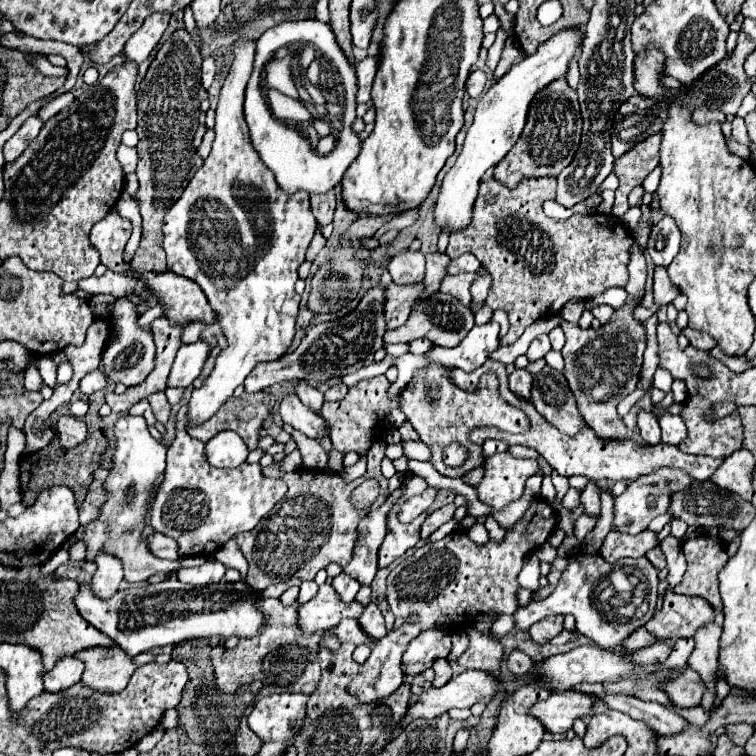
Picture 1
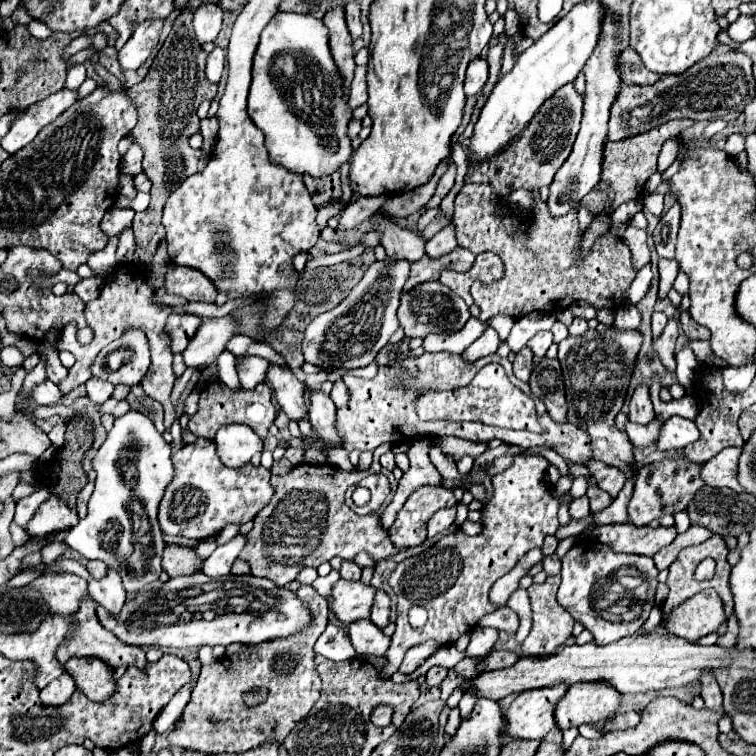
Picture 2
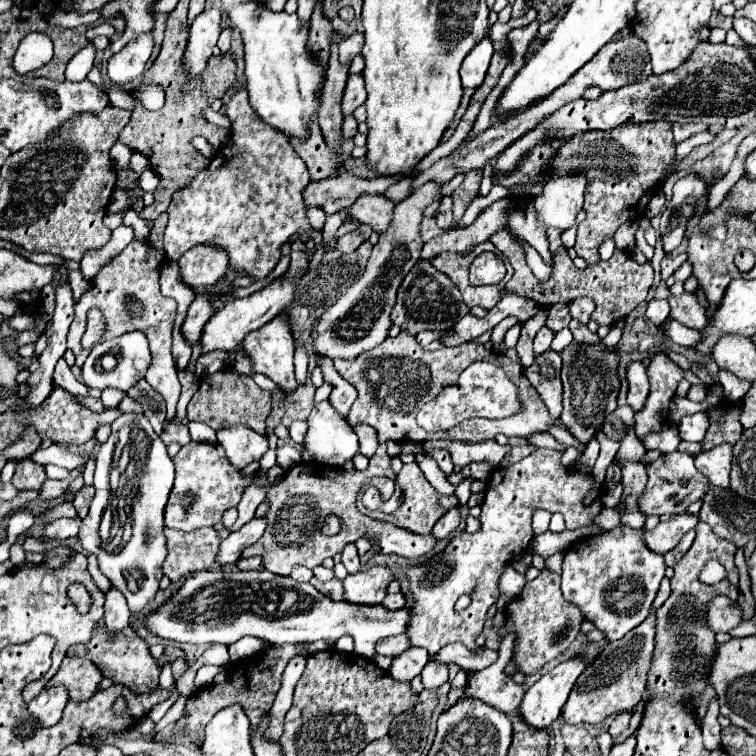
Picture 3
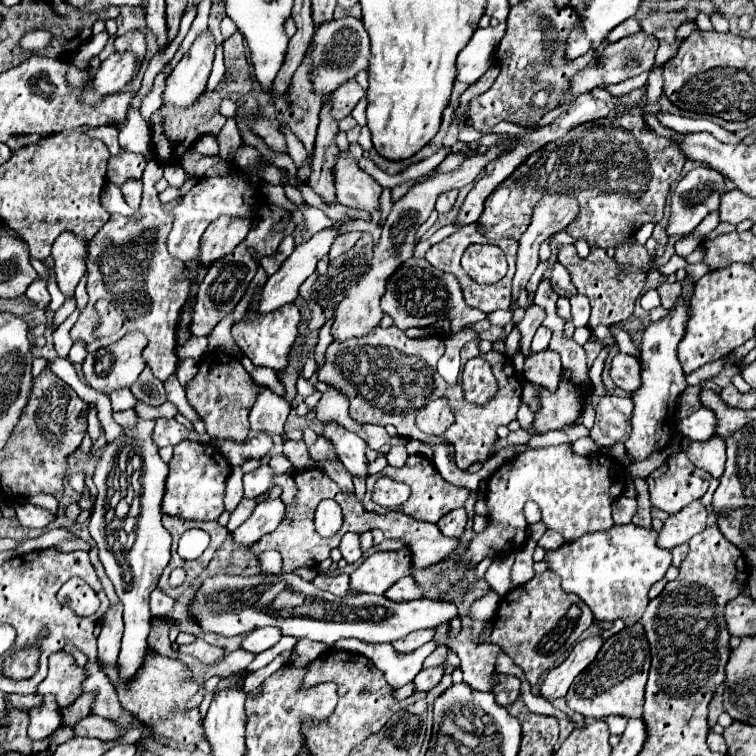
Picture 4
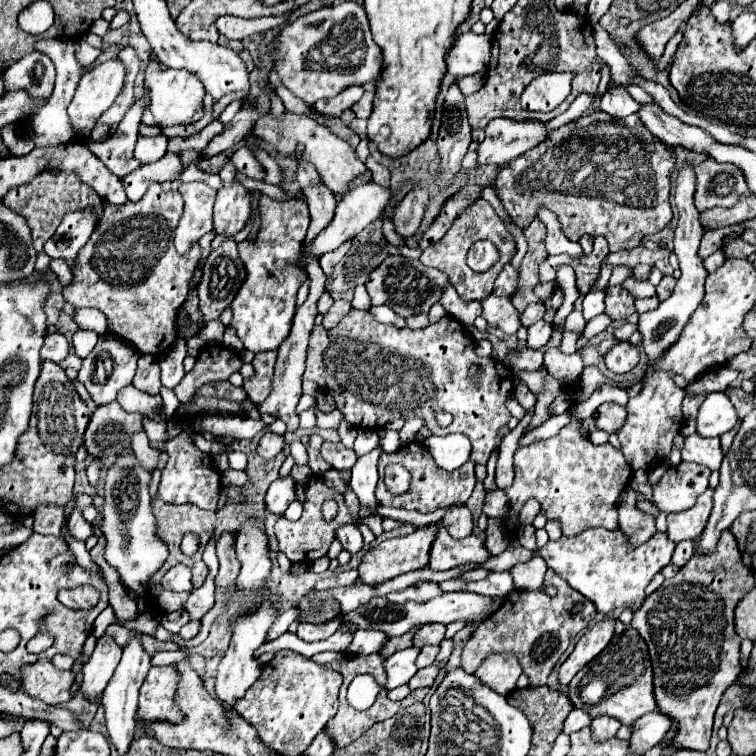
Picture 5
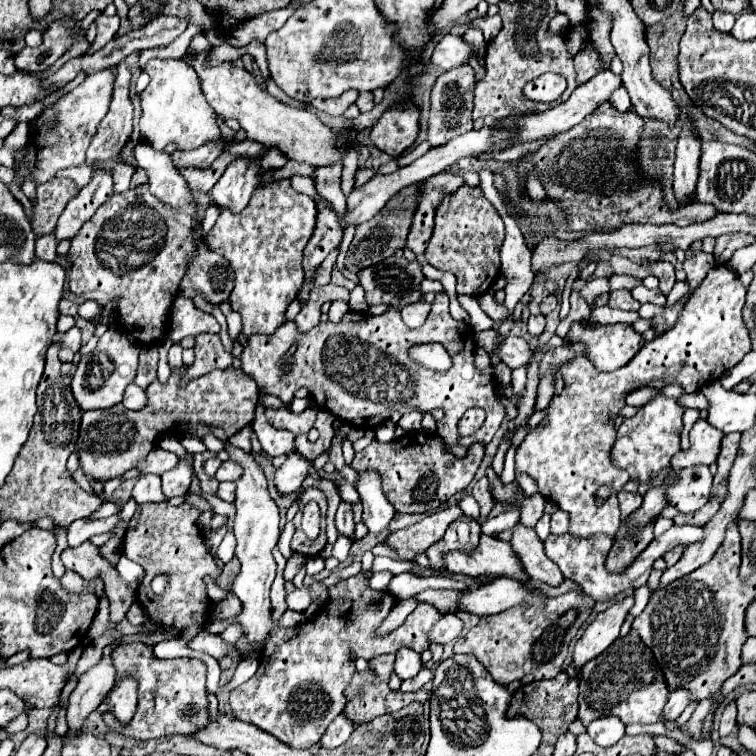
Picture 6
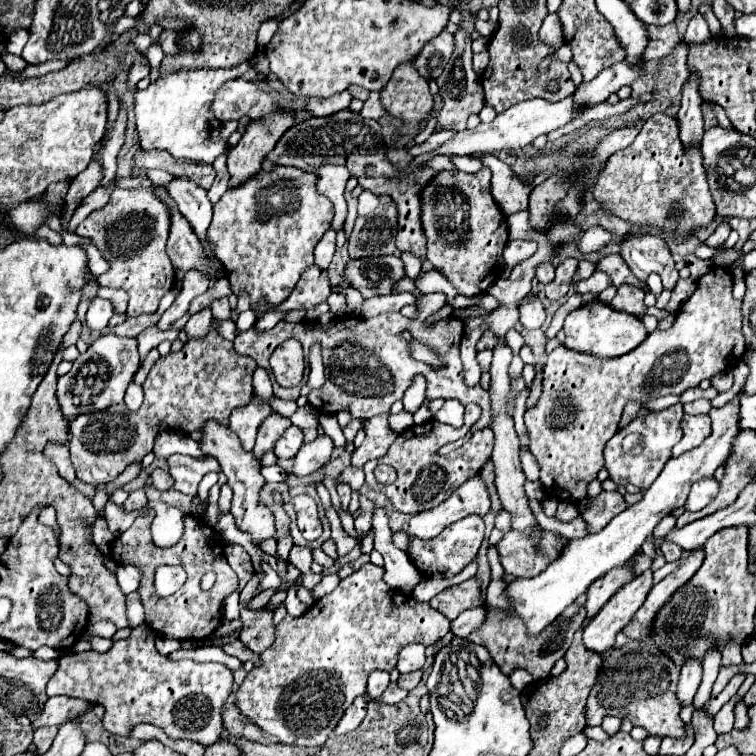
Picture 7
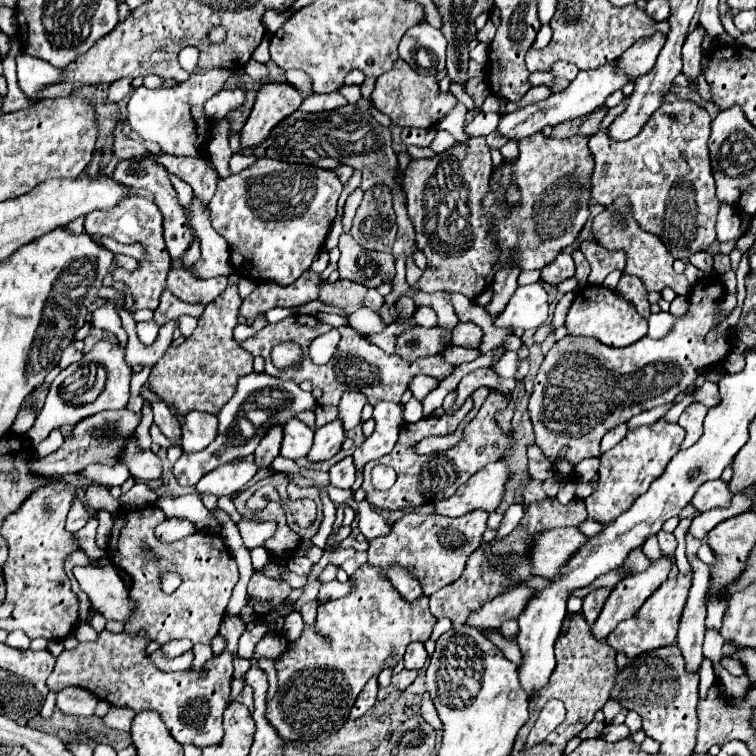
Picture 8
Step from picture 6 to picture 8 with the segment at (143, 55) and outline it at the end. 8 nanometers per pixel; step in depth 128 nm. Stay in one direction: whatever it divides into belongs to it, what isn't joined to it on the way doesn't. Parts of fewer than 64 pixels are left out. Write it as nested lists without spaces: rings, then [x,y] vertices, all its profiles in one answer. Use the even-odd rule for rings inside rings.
[[[122,78],[122,80],[112,82],[112,84],[108,86],[108,100],[110,100],[110,102],[122,100],[122,98],[128,94],[130,84],[132,84],[132,78]]]

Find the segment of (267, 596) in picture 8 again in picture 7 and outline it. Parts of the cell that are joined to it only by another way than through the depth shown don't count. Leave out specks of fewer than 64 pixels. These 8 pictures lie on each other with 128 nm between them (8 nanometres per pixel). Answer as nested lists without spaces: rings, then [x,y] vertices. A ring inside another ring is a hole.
[[[252,576],[252,580],[246,584],[246,588],[240,592],[240,618],[244,623],[244,628],[240,633],[239,639],[247,646],[248,649],[255,653],[264,652],[264,648],[268,648],[268,644],[272,644],[272,636],[274,636],[274,612],[264,608],[250,608],[248,602],[254,598],[256,594],[256,580],[260,580],[260,576]]]

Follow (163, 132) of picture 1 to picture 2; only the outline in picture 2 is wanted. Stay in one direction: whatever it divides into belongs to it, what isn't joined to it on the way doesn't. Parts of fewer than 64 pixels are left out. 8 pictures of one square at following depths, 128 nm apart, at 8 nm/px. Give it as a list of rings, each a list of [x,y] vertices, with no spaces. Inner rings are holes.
[[[192,6],[182,8],[180,16],[174,20],[168,40],[164,42],[158,56],[154,58],[154,64],[150,72],[146,74],[146,78],[134,88],[126,90],[126,96],[138,108],[138,124],[134,126],[130,136],[134,138],[134,144],[138,144],[144,150],[144,162],[142,162],[144,174],[152,180],[150,206],[144,212],[138,212],[132,222],[134,232],[136,232],[136,242],[138,242],[134,264],[138,268],[150,266],[152,256],[158,248],[158,242],[164,238],[162,210],[164,210],[164,202],[168,194],[180,182],[204,170],[204,166],[208,164],[208,156],[200,150],[192,150],[188,146],[188,138],[200,132],[200,118],[194,112],[204,100],[216,98],[218,84],[212,84],[206,78],[204,64],[206,64],[208,54],[198,46],[198,40],[194,38],[192,14],[194,14]]]

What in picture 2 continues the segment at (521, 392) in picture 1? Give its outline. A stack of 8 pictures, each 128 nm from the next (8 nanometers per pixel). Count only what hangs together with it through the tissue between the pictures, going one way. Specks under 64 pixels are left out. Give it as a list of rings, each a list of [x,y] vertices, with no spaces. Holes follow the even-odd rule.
[[[524,346],[516,356],[514,356],[514,374],[516,378],[528,382],[530,372],[532,372],[532,350],[528,346]]]

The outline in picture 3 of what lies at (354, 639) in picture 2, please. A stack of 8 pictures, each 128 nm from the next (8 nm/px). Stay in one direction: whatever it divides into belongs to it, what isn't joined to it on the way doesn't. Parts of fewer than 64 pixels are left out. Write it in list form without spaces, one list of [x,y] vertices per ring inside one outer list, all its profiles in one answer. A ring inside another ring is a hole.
[[[400,634],[400,636],[392,636],[392,638],[384,638],[380,640],[380,644],[376,644],[376,652],[382,654],[382,656],[398,656],[402,654],[404,650],[410,648],[410,640],[406,634]]]

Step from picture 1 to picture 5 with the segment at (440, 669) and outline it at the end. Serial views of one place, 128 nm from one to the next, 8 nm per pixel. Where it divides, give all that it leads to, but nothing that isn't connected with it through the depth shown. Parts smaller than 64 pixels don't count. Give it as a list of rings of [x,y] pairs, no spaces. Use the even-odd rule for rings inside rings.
[[[428,666],[428,668],[422,668],[416,672],[416,676],[408,682],[410,690],[416,690],[416,688],[422,688],[422,686],[432,686],[434,684],[434,678],[438,674],[438,668],[436,666]]]

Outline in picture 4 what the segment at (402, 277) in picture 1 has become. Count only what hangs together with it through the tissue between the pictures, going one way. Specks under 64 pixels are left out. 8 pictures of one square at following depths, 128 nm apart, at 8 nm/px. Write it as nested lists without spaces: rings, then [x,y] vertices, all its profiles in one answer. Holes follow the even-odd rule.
[[[352,143],[348,146],[348,150],[340,150],[336,164],[334,164],[334,180],[336,180],[336,200],[348,208],[358,208],[358,210],[366,210],[372,212],[378,208],[378,196],[382,192],[382,186],[370,176],[366,174],[360,166],[358,160],[362,158],[364,150],[358,146],[358,143]]]

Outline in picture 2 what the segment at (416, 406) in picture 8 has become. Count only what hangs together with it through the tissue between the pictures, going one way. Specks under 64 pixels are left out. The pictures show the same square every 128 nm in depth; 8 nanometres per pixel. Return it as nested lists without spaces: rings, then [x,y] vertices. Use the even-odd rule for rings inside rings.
[[[312,392],[310,400],[312,400],[312,404],[308,410],[308,418],[310,418],[314,436],[308,436],[308,438],[291,437],[288,440],[288,446],[298,446],[304,452],[314,450],[320,454],[328,454],[330,448],[342,448],[340,434],[336,432],[336,406],[334,406],[334,402],[330,400],[330,396],[326,396],[322,392]]]

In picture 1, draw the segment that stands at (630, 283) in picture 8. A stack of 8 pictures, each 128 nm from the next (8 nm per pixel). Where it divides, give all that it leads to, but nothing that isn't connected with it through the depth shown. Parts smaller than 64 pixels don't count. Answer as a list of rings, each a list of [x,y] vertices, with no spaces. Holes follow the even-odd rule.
[[[492,178],[480,184],[480,192],[472,208],[472,224],[468,224],[464,232],[450,234],[450,244],[446,249],[450,259],[455,259],[464,252],[472,252],[490,270],[492,286],[486,304],[492,310],[504,308],[510,318],[510,330],[502,338],[502,344],[516,342],[534,320],[546,318],[550,316],[550,312],[552,316],[556,316],[568,300],[592,300],[604,294],[612,286],[624,288],[628,284],[626,264],[628,264],[628,248],[632,246],[632,236],[626,224],[612,214],[610,216],[574,214],[568,220],[552,220],[542,212],[542,202],[546,198],[554,198],[554,194],[556,194],[556,178],[522,180],[514,190],[502,186]]]

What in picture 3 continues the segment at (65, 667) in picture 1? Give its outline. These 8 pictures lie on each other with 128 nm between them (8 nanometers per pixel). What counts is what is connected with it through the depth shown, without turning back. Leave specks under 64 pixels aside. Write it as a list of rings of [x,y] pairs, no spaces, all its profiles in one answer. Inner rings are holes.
[[[64,686],[48,688],[48,690],[42,690],[34,700],[28,702],[28,710],[38,720],[38,724],[46,728],[46,726],[60,722],[66,700],[68,700],[68,692]]]

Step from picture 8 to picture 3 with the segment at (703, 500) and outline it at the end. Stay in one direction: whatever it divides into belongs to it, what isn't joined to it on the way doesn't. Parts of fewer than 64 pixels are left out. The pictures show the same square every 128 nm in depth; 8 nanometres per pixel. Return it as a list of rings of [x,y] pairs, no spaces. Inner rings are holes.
[[[670,452],[670,454],[662,454],[656,462],[648,464],[648,484],[646,490],[640,498],[640,510],[644,514],[682,514],[686,512],[686,508],[700,500],[704,496],[704,492],[708,492],[710,482],[704,474],[698,472],[698,468],[694,466],[694,458],[686,452]]]

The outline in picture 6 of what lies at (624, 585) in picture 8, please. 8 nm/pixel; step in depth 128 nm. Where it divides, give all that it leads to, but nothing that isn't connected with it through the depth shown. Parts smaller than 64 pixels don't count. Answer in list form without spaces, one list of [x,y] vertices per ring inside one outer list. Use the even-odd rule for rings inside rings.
[[[628,594],[624,600],[612,604],[608,610],[600,612],[590,626],[584,630],[582,638],[576,642],[574,648],[574,666],[576,670],[582,668],[584,662],[596,658],[600,652],[604,652],[620,634],[620,626],[624,624],[626,614],[634,606],[634,594]]]

